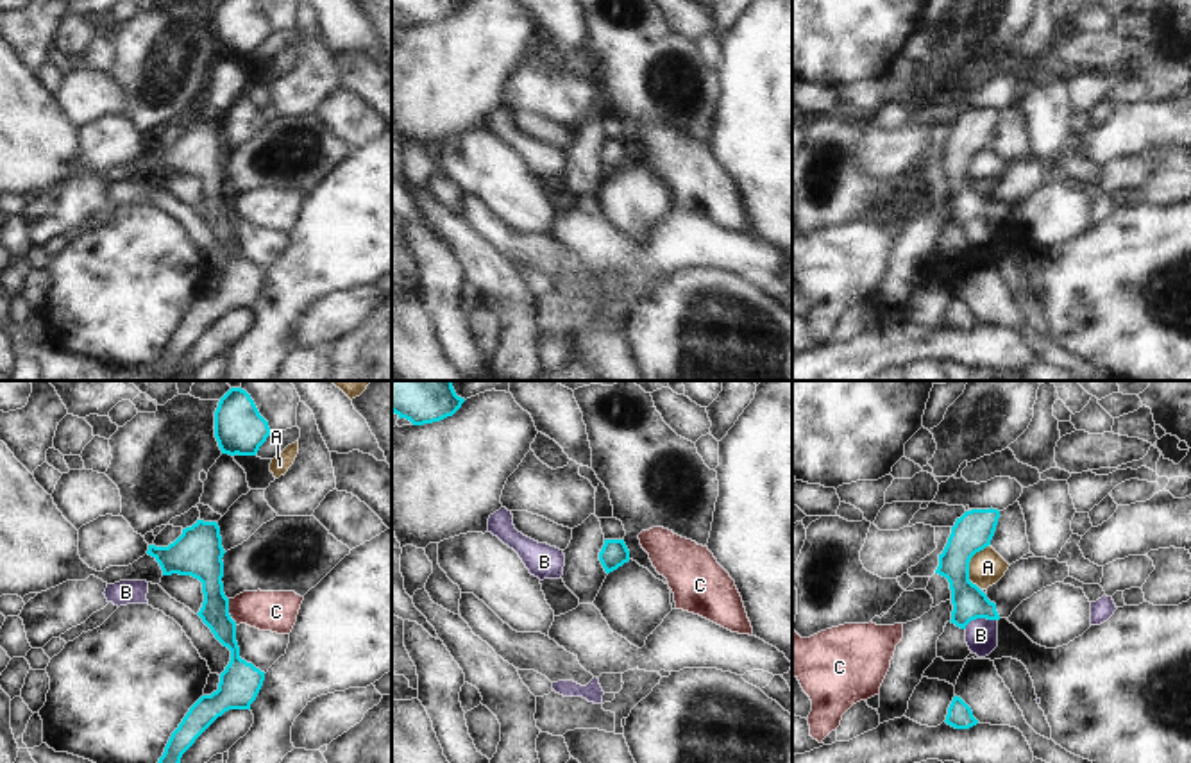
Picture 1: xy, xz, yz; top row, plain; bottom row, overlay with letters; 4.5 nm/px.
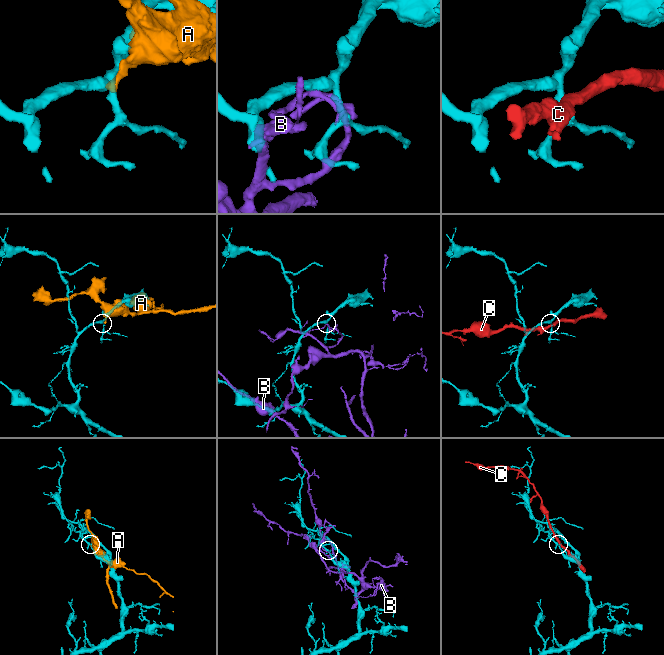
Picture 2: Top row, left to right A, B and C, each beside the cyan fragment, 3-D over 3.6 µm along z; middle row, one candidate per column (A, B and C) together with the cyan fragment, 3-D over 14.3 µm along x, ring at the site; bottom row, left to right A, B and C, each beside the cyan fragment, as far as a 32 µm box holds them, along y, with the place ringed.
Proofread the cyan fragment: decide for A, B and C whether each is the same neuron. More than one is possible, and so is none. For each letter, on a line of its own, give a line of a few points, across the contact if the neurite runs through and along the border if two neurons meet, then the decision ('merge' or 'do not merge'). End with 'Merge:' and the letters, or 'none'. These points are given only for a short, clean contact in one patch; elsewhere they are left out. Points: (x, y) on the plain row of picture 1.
A: do not merge
B: line yz (996, 218), (973, 218), (964, 227); do not merge
C: line xy (228, 199), (228, 213), (236, 224); do not merge
Merge: none

